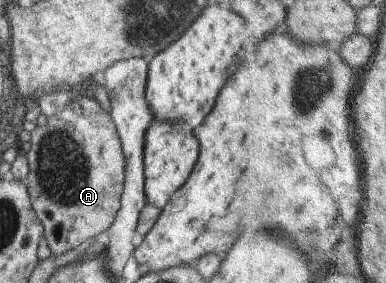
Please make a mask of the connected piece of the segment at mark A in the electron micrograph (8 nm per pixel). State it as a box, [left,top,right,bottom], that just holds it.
[22,97,125,255]

